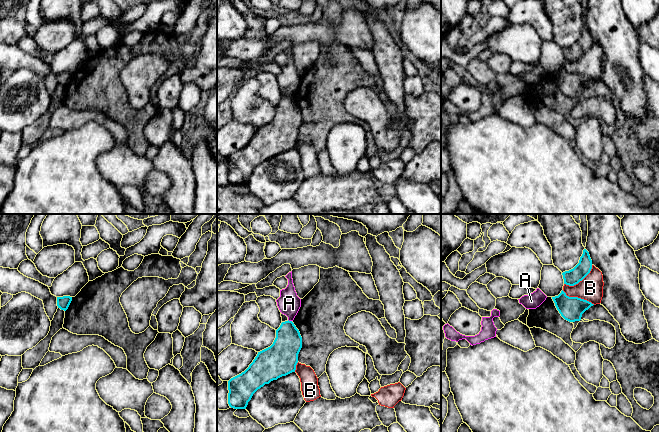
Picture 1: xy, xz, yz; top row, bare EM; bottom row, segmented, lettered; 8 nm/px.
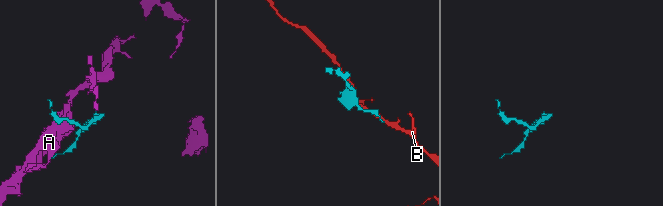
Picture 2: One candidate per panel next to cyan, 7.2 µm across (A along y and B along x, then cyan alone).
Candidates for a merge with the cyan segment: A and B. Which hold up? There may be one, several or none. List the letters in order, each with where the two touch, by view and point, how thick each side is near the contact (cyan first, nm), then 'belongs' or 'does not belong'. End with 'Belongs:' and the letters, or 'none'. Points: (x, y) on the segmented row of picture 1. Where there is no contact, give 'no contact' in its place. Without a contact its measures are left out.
A: meets cyan in xz at (290, 321); 220 nm thick on the cyan side, 180 nm on the other; does not belong
B: meets cyan in yz at (580, 280); 130 nm thick on the cyan side, 190 nm on the other; does not belong
Belongs: none

